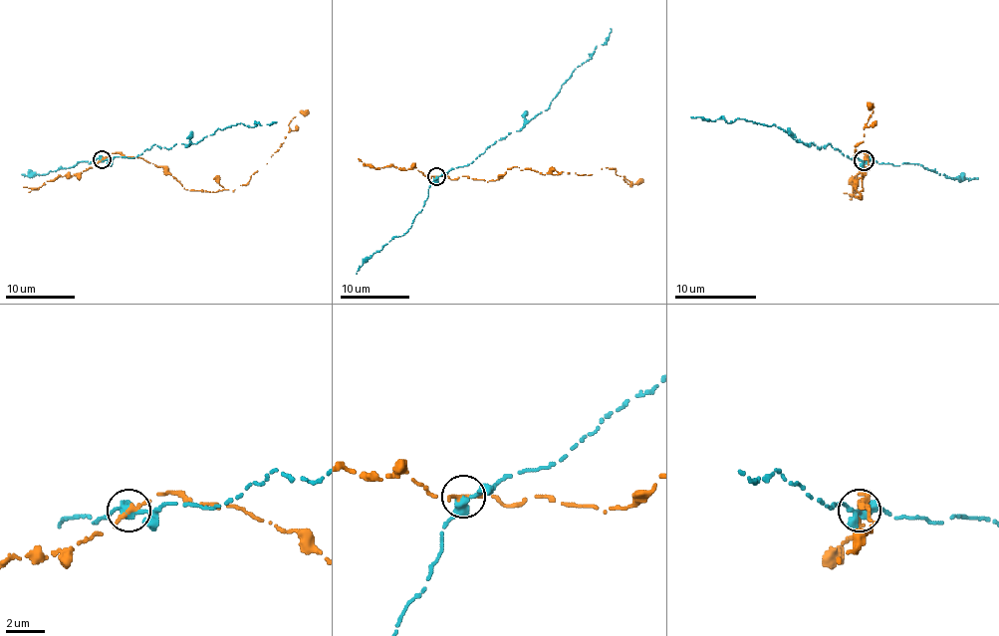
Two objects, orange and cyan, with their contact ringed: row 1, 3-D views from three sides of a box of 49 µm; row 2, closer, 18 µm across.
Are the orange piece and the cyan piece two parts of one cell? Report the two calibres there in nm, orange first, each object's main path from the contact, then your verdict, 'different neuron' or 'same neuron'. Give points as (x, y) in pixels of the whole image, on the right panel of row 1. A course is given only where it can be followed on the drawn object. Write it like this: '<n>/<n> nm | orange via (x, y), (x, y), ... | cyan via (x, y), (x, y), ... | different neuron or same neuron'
280/400 nm | orange via (864, 160), (868, 154), (870, 166), (853, 194), (862, 199), (864, 176), (853, 156), (874, 111), (868, 104) | cyan via (864, 160), (849, 158), (829, 143), (821, 147), (796, 141), (784, 129), (739, 119), (727, 123), (690, 117) | different neuron

